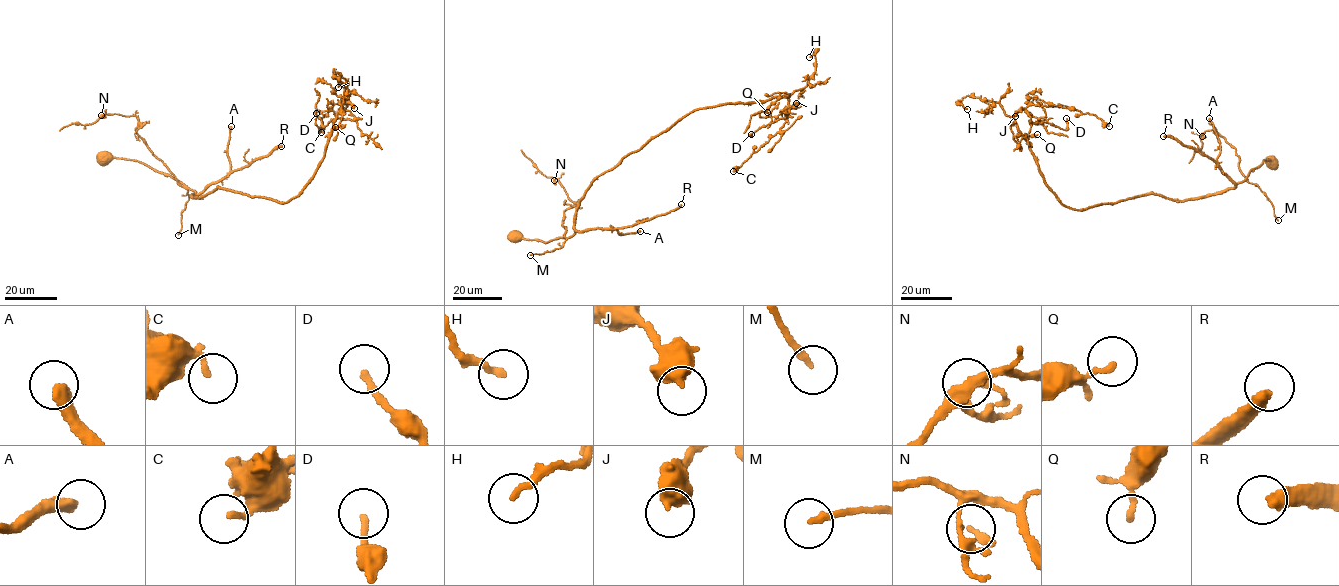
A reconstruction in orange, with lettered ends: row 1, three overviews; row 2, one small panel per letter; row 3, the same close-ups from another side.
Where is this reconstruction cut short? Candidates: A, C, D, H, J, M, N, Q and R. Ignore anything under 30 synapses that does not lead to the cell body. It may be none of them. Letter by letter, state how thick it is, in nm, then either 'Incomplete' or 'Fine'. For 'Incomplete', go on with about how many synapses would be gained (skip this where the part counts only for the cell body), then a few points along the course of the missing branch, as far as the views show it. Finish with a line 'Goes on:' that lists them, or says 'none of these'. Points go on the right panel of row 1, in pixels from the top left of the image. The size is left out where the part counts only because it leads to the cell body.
A: Thickness 480 nm. Incomplete. Roughly 30 synapses. Course of what is missing: (1209, 118), (1207, 108), (1216, 119), (1218, 127)
C: Thickness 180 nm. Fine
D: Thickness 180 nm. Fine
H: Thickness 180 nm. Fine
J: Thickness 500 nm. Fine
M: Thickness 180 nm. Fine
N: Thickness 170 nm. Fine
Q: Thickness 180 nm. Fine
R: Thickness 360 nm. Incomplete. Roughly 45 synapses. Course of what is missing: (1163, 136), (1152, 131), (1136, 137), (1118, 137), (1087, 128), (1069, 151), (1039, 148), (1033, 144)
Goes on: A, R

